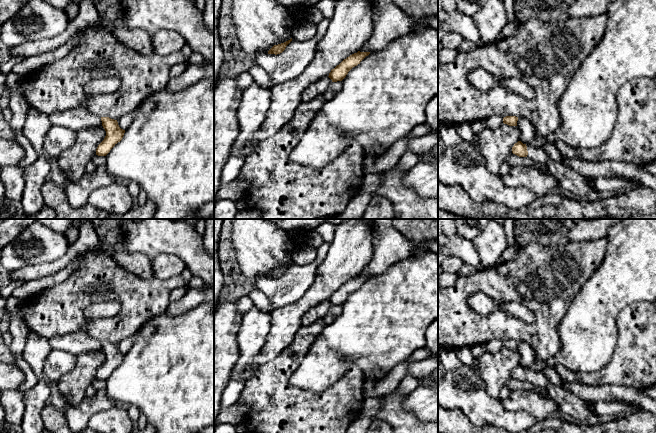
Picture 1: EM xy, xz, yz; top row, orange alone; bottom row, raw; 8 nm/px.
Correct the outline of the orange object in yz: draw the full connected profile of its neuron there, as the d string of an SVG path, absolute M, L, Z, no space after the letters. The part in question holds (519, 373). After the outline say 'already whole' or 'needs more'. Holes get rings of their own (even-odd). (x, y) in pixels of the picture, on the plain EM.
M521 365L514 368L512 377L519 381L527 381L534 386L544 389L547 389L547 387L552 384L544 374L535 372L531 368L523 368Z | needs more

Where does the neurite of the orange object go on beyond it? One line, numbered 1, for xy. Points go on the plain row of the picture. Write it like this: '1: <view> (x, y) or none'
1: none

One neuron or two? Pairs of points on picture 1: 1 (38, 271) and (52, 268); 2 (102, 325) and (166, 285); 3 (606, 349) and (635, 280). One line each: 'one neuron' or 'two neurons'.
1: one neuron
2: one neuron
3: one neuron

